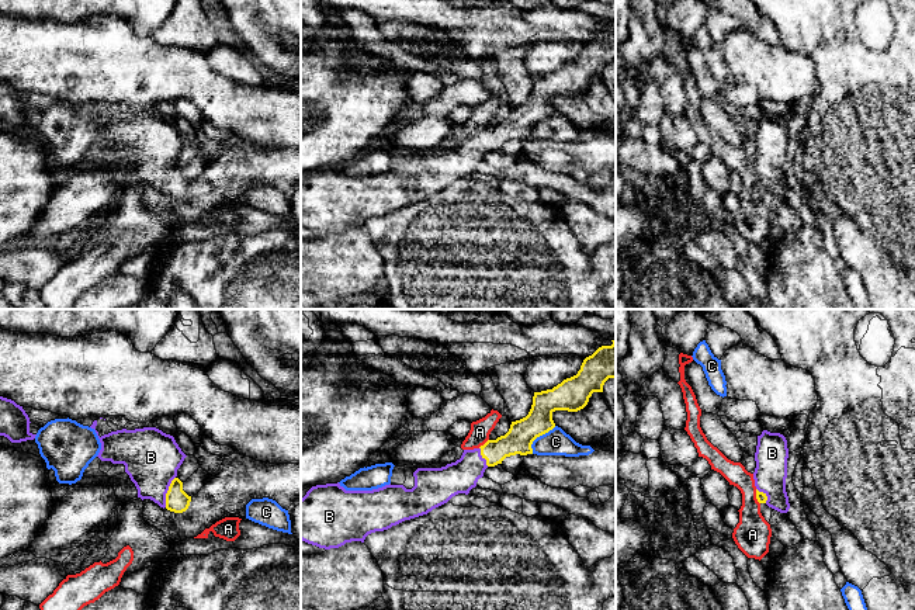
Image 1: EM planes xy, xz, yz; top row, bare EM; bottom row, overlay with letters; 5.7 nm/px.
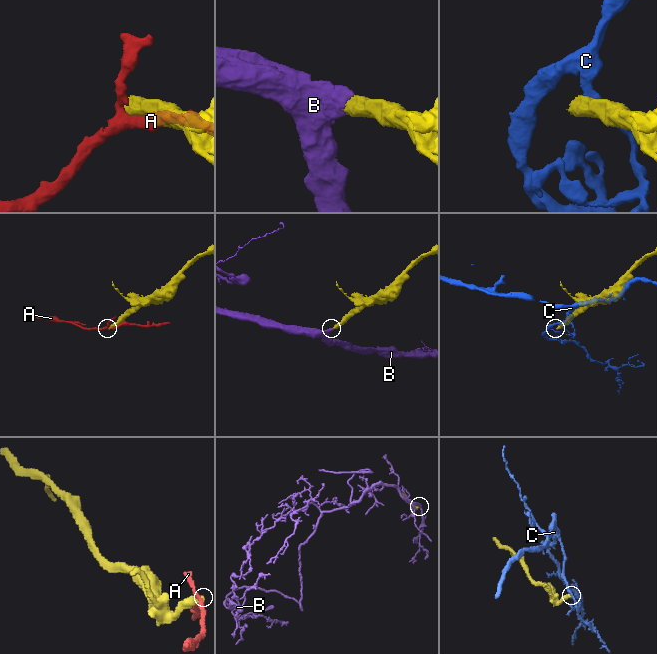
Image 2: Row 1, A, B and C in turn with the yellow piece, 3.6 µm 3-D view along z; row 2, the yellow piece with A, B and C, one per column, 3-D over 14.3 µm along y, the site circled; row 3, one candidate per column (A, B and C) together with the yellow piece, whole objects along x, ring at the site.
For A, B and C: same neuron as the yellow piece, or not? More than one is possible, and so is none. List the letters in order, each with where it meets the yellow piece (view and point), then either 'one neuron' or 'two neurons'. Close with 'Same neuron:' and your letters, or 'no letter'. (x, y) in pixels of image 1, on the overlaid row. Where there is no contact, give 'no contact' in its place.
A: xz (484, 444) | two neurons
B: xy (167, 492) | one neuron
C: xz (539, 436) | two neurons
Same neuron: B

